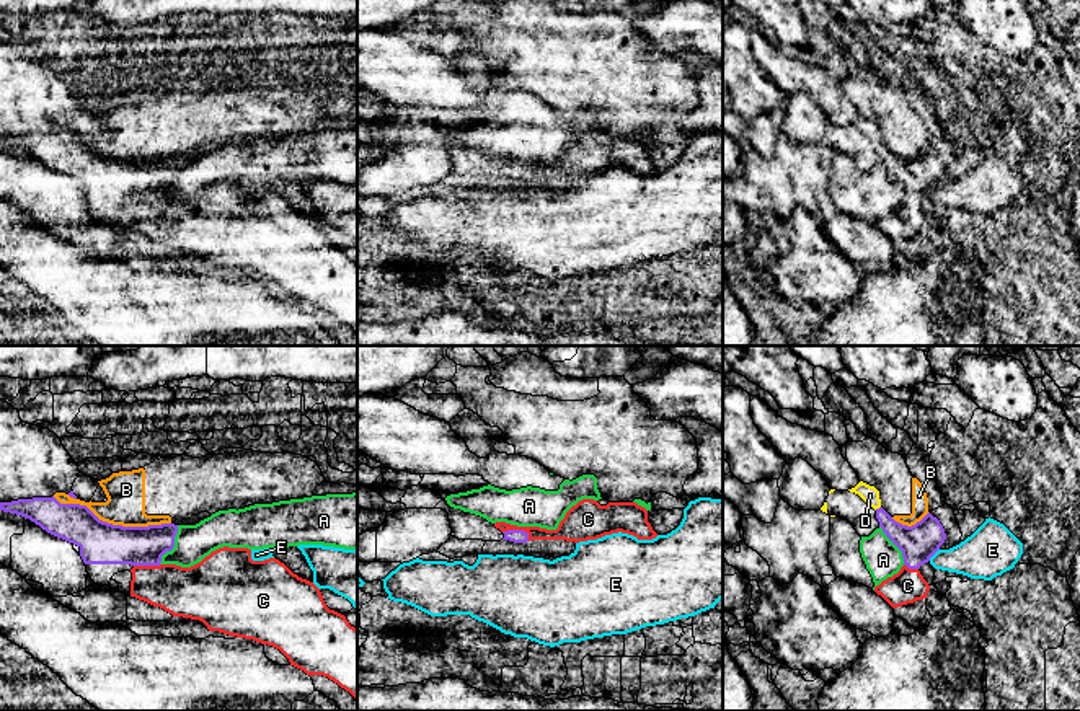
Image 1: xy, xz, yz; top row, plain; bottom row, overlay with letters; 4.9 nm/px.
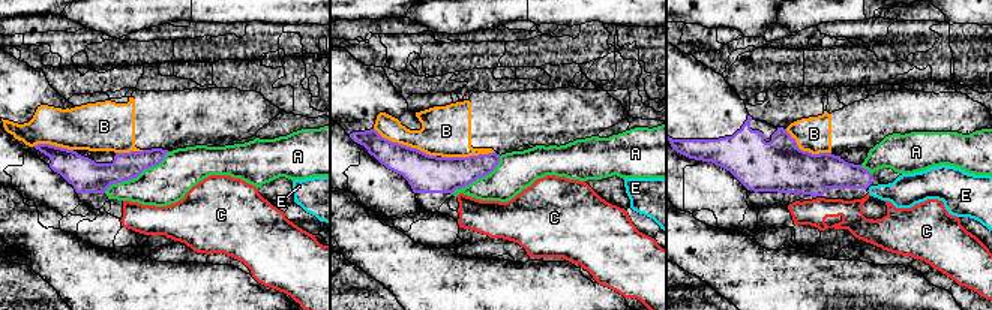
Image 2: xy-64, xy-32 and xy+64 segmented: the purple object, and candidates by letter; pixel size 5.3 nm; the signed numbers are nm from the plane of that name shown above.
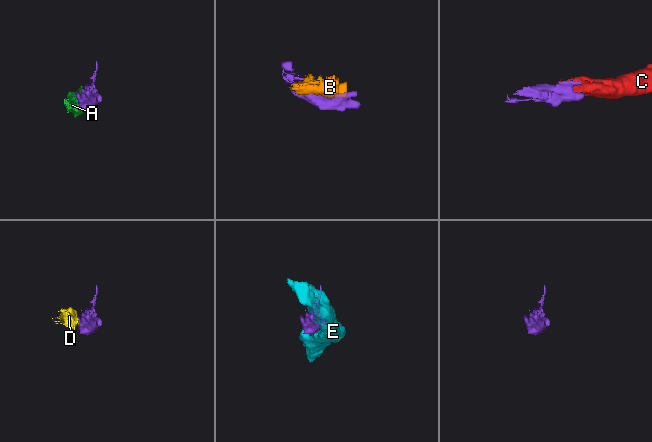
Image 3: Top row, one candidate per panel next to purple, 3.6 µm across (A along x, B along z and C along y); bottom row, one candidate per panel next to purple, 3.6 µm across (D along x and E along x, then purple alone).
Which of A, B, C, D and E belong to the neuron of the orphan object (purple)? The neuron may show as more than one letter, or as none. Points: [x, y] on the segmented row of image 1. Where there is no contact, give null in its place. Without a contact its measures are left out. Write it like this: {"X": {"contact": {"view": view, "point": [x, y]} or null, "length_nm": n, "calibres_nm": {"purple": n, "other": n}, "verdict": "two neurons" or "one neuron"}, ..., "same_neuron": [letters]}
{"A": {"contact": {"view": "xy", "point": [173, 545]}, "length_nm": 220, "calibres_nm": {"purple": 190, "other": 180}, "verdict": "two neurons"}, "B": {"contact": {"view": "xy", "point": [111, 524]}, "length_nm": 600, "calibres_nm": {"purple": 200, "other": 190}, "verdict": "two neurons"}, "C": {"contact": {"view": "xz", "point": [519, 530]}, "length_nm": 140, "calibres_nm": {"purple": 60, "other": 120}, "verdict": "one neuron"}, "D": {"contact": {"view": "yz", "point": [876, 509]}, "length_nm": 40, "calibres_nm": {"purple": 170, "other": 90}, "verdict": "two neurons"}, "E": {"contact": {"view": "yz", "point": [933, 553]}, "length_nm": 80, "calibres_nm": {"purple": 180, "other": 240}, "verdict": "two neurons"}, "same_neuron": ["C"]}

